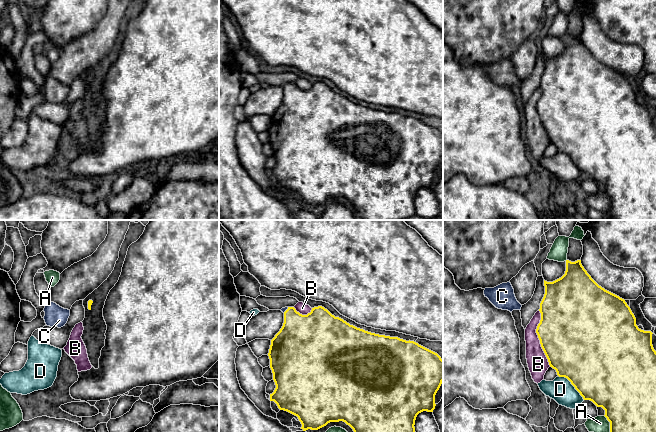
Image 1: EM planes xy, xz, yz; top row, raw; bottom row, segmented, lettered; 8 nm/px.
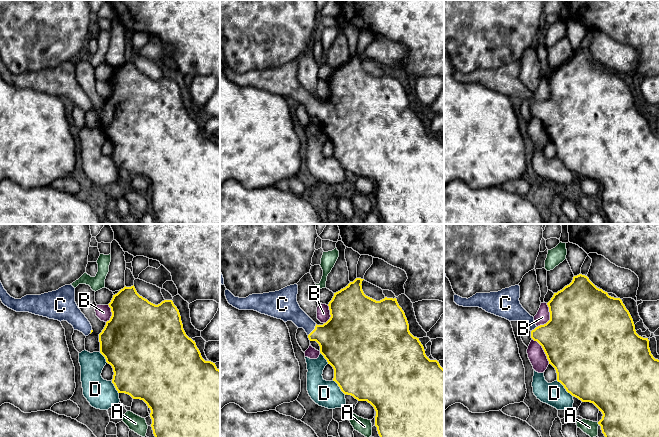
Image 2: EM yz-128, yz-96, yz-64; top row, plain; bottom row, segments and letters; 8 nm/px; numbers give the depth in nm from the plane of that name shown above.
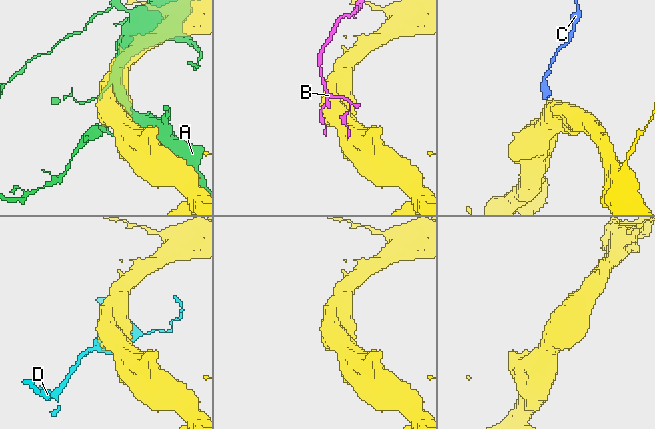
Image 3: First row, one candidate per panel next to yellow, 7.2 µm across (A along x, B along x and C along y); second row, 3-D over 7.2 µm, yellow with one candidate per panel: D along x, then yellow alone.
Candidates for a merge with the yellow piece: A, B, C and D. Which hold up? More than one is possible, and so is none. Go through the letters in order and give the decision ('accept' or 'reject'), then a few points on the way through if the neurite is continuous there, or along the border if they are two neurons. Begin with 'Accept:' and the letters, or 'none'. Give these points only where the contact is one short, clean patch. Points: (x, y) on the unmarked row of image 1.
Accept: C
A: reject
B: reject
C: accept; runs through xz (301, 113), (291, 91), (286, 86), (283, 86)
D: reject

